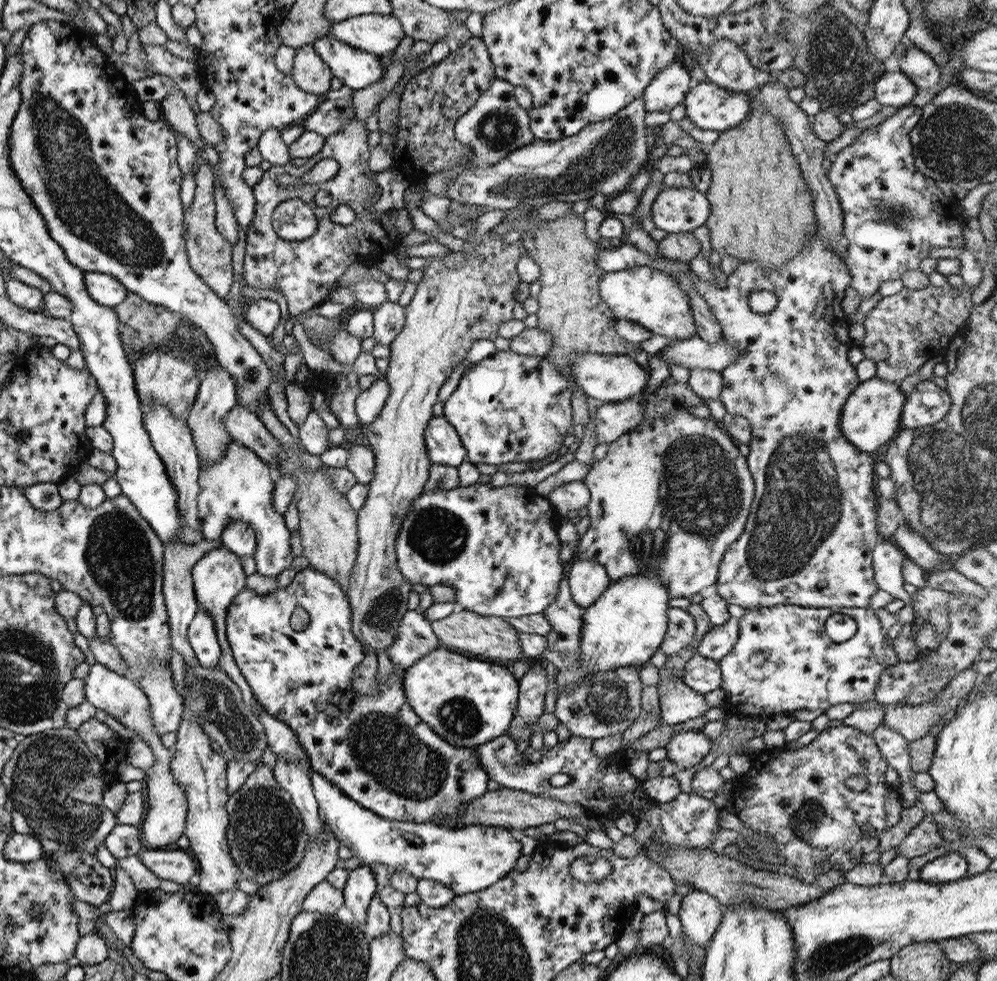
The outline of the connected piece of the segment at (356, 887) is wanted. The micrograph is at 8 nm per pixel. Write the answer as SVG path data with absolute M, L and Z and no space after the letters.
M362 864L348 871L345 886L341 890L343 904L359 923L365 922L367 906L371 902L375 890L377 890L375 876L367 865Z

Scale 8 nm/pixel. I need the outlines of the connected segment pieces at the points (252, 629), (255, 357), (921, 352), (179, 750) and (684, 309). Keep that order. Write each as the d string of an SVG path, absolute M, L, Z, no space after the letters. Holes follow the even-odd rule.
M307 566L295 573L288 586L269 594L259 596L247 587L239 590L226 609L225 637L237 668L262 708L293 730L313 771L337 785L359 806L386 820L422 824L432 823L432 818L444 818L444 822L437 826L457 829L452 822L462 814L469 801L487 791L489 775L479 765L473 749L444 742L415 715L403 691L405 669L395 666L397 680L393 684L379 684L375 675L375 696L357 694L352 686L353 668L366 654L351 633L351 609L339 584L323 572ZM295 606L301 606L309 618L306 629L301 632L290 629L288 624Z
M42 20L31 25L20 45L21 54L21 77L19 77L20 103L13 117L11 126L9 126L8 146L9 163L15 173L15 177L21 183L21 189L32 200L35 209L45 222L49 237L57 242L57 245L65 253L67 261L76 268L79 268L84 274L87 272L97 272L107 274L115 278L121 285L125 286L128 292L144 298L145 301L159 306L164 306L167 310L181 314L188 318L193 324L203 330L208 340L215 349L216 362L221 369L225 369L231 377L235 378L235 387L237 387L237 405L247 408L247 411L256 412L255 407L270 403L267 396L267 387L271 383L271 374L268 366L261 360L259 354L250 346L250 343L238 332L233 314L222 298L219 298L209 287L207 287L193 273L188 266L184 250L184 239L182 230L182 207L179 195L181 184L181 169L177 165L176 136L170 126L158 118L156 121L149 121L140 114L141 103L135 94L132 93L131 85L127 84L121 71L119 71L107 56L99 51L94 44L91 33L73 26L63 21Z
M946 283L941 288L927 286L919 290L903 287L893 295L881 297L861 320L865 336L859 348L864 359L875 363L874 377L899 387L903 378L914 374L926 360L932 359L941 336L951 338L965 327L973 306L967 284L951 288Z
M184 712L181 716L181 723L175 731L175 737L169 768L175 784L179 784L179 788L185 794L187 805L184 835L190 844L187 851L197 862L199 876L197 891L213 897L223 890L237 888L237 881L242 878L239 868L231 860L226 841L229 819L225 807L228 799L226 763L220 754L211 750L208 737L200 730L198 721L187 717Z
M639 266L605 273L598 280L598 287L601 300L616 319L635 322L652 334L665 336L670 341L682 341L695 334L695 322L691 316L689 298L683 294L683 290L676 284L674 278L664 272Z

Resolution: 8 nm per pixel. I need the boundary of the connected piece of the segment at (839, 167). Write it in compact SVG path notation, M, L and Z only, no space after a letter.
M914 106L913 108L901 107L891 116L885 118L885 120L879 122L877 125L867 127L865 131L861 132L861 134L859 134L859 136L853 140L853 143L849 144L847 147L843 148L832 156L832 163L830 164L828 171L825 171L829 182L831 182L831 186L835 188L835 195L837 196L838 204L842 213L842 236L844 237L845 242L848 244L848 247L846 248L846 255L843 256L843 262L846 266L848 276L850 277L849 287L857 291L857 294L859 294L859 298L861 298L861 300L871 298L871 296L877 292L877 289L882 282L899 279L907 270L917 269L920 261L928 256L927 254L929 253L930 249L945 247L954 248L963 240L963 229L961 228L961 224L959 224L959 220L955 220L955 218L950 218L947 216L946 210L948 199L936 186L936 182L917 171L916 166L914 165L912 146L909 140L909 131L918 122L920 115L921 107L919 106Z

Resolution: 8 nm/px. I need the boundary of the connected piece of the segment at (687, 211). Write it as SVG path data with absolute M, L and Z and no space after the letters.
M665 187L658 192L650 207L650 216L656 228L667 234L691 233L705 225L710 205L705 194L691 187Z

